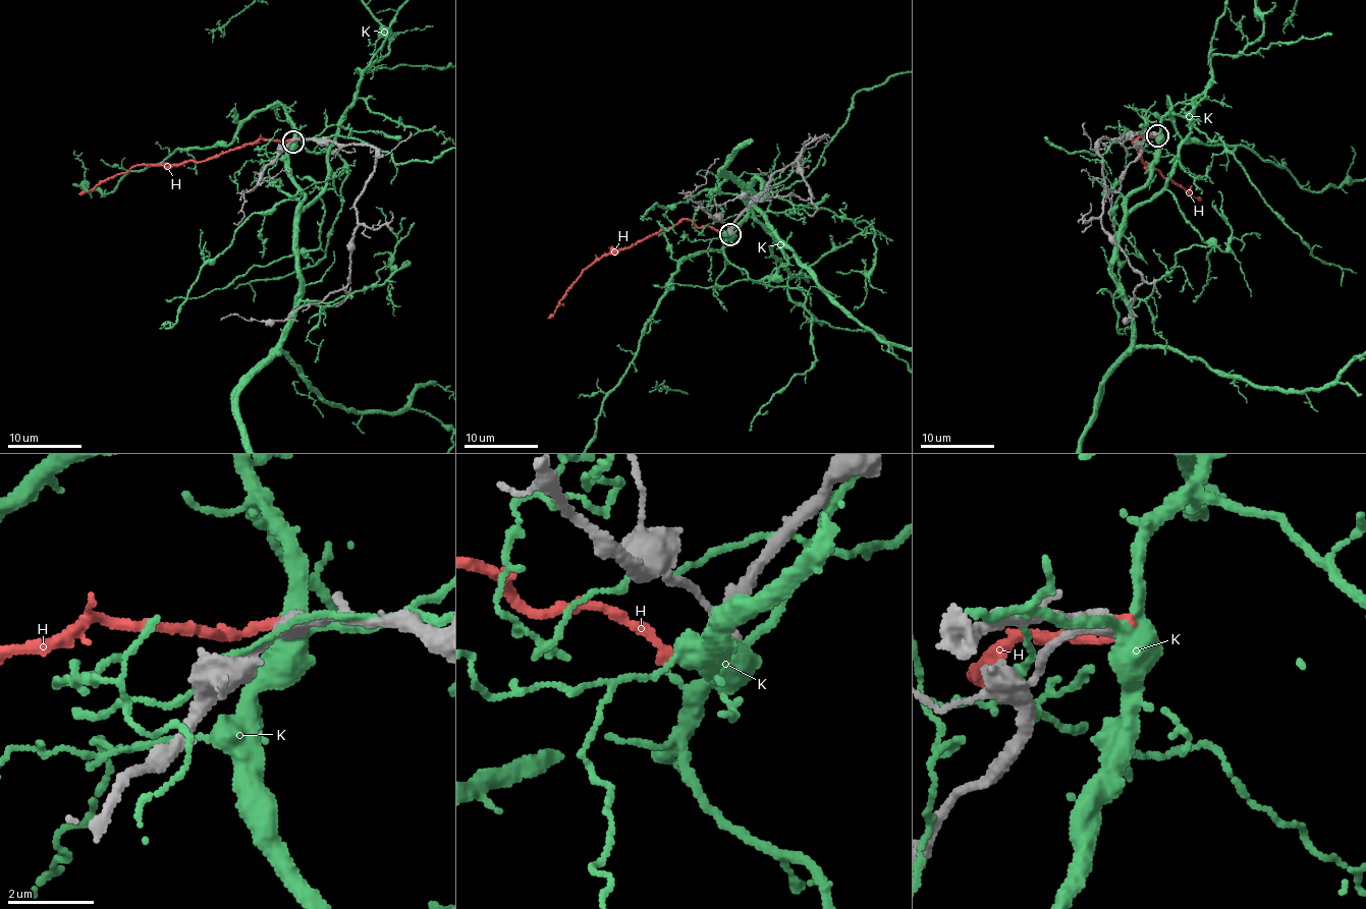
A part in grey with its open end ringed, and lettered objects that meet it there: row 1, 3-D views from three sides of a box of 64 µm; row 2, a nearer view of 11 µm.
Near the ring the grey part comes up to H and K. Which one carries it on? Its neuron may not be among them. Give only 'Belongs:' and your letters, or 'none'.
Belongs: none

